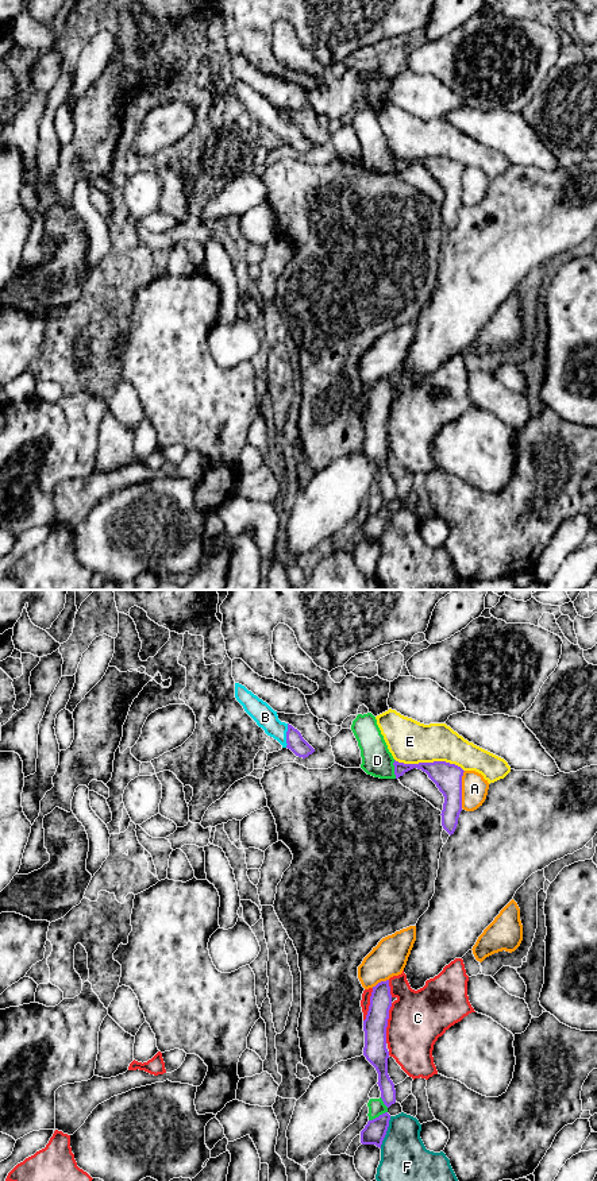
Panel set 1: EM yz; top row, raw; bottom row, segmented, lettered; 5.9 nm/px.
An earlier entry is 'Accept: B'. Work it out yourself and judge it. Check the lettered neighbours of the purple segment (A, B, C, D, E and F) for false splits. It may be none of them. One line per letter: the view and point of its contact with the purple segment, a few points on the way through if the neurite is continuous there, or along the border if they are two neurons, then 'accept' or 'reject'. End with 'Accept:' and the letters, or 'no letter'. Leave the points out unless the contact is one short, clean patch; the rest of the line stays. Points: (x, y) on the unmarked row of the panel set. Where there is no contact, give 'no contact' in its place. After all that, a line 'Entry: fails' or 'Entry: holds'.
A: meets purple in yz at (461, 185); reject
B: meets purple in yz at (287, 131); runs through yz (296, 138), (287, 131), (265, 112); accept
C: meets purple in yz at (386, 419); reject
D: meets purple in yz at (395, 165); reject
E: meets purple in yz at (430, 158); reject
F: meets purple in yz at (385, 528); reject
Accept: B
Entry: holds

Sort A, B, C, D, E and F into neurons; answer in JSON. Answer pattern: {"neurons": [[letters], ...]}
{"neurons": [["A"], ["B"], ["C"], ["D"], ["E"], ["F"]]}

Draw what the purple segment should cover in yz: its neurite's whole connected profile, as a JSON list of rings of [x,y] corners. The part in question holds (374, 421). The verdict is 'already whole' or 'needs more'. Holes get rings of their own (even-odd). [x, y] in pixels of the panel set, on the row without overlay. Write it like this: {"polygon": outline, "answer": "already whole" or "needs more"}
{"polygon": [[[389,375],[381,377],[373,382],[369,406],[363,416],[363,451],[378,468],[377,479],[381,486],[381,494],[388,503],[396,498],[394,479],[388,470],[389,447],[386,444],[386,422],[390,402],[392,390]]], "answer": "already whole"}

